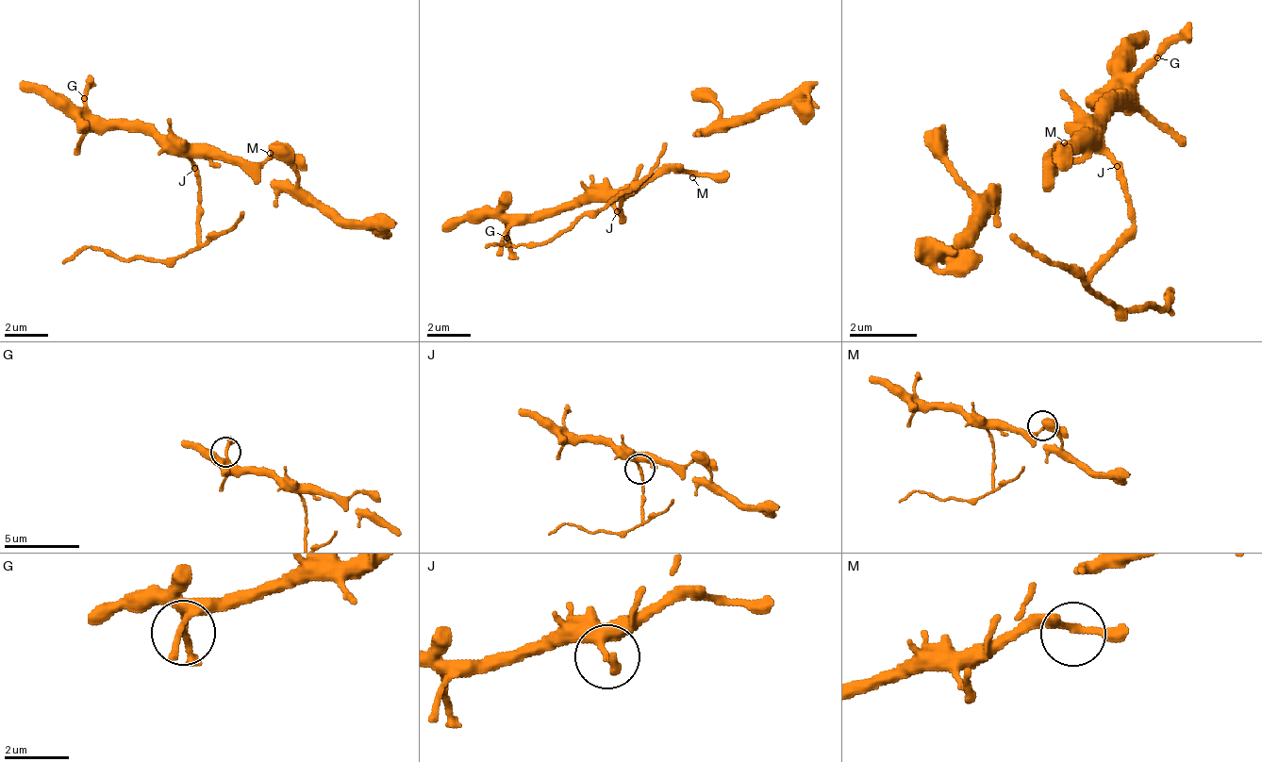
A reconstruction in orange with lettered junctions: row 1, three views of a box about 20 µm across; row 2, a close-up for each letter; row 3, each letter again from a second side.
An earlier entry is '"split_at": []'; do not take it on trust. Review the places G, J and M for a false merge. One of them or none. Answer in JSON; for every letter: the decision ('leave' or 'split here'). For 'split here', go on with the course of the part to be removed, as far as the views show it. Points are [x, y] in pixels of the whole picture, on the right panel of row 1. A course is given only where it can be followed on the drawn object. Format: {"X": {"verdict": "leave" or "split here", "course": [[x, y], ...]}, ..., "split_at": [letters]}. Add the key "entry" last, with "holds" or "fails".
{"G": {"verdict": "leave"}, "J": {"verdict": "split here", "course": [[1115, 168], [1132, 236], [1089, 278], [1115, 312], [1166, 304], [1166, 287], [1174, 312]]}, "M": {"verdict": "leave"}, "split_at": ["J"], "entry": "fails"}

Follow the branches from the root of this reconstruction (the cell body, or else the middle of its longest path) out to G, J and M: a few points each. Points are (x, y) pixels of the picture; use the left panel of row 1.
G: (198, 157), (176, 157), (139, 130), (122, 130), (116, 125), (106, 125), (84, 103), (84, 98)
J: (198, 157), (193, 163), (193, 169)
M: (198, 157), (237, 157), (242, 163), (258, 163), (270, 153)

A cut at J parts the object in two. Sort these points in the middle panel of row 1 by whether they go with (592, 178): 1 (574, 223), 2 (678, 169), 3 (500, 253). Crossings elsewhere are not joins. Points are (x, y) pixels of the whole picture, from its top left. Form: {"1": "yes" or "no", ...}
{"1": "no", "2": "yes", "3": "yes"}

